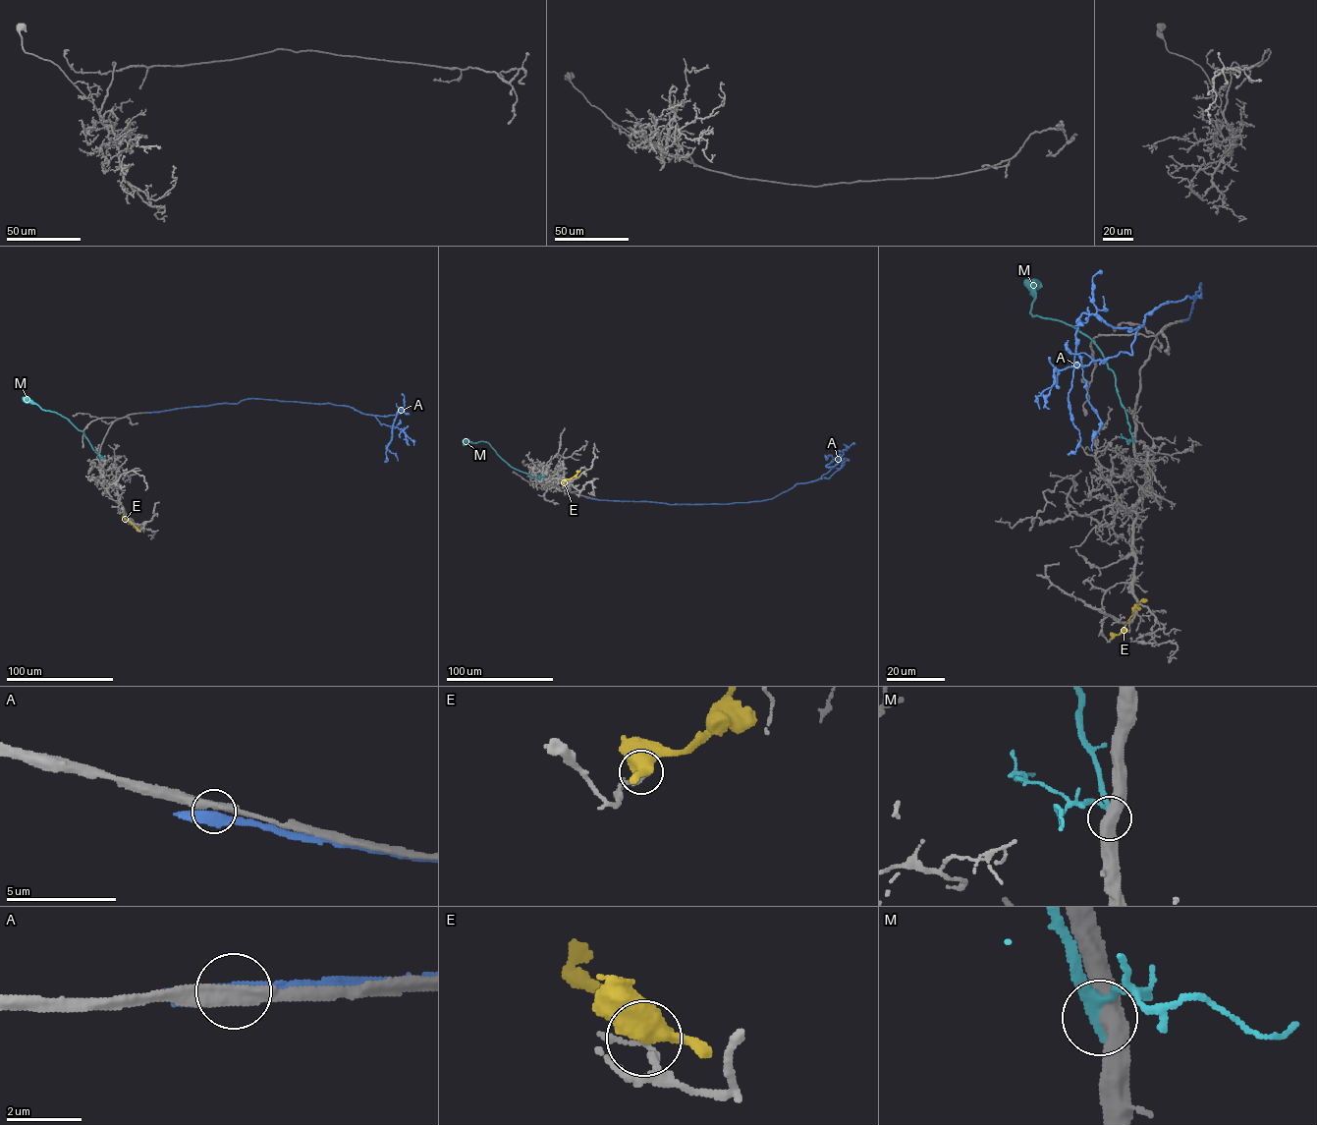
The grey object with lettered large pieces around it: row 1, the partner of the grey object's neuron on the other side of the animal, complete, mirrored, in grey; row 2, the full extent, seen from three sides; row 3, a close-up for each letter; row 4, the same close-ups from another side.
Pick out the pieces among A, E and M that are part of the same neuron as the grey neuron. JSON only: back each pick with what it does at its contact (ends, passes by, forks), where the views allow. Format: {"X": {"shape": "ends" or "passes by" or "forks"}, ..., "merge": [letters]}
{"M": {"shape": "passes by"}, "merge": ["M"]}

